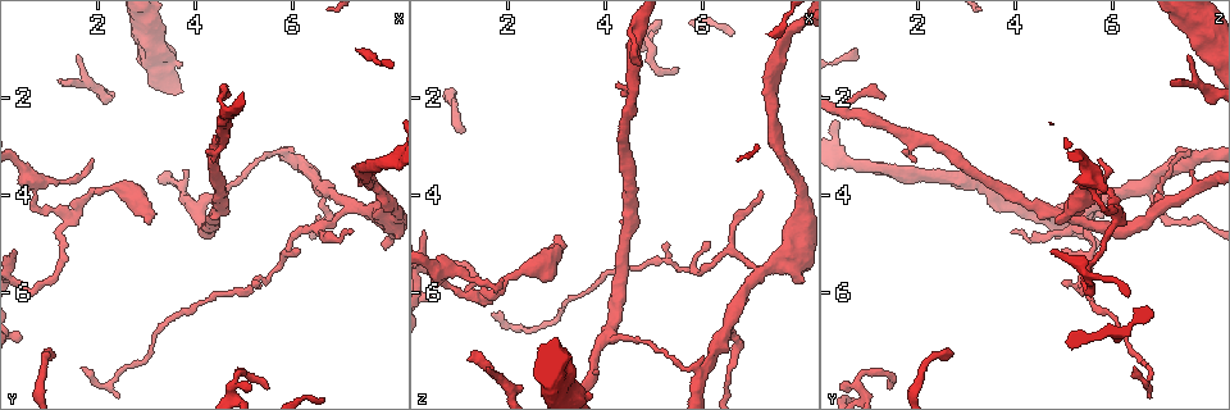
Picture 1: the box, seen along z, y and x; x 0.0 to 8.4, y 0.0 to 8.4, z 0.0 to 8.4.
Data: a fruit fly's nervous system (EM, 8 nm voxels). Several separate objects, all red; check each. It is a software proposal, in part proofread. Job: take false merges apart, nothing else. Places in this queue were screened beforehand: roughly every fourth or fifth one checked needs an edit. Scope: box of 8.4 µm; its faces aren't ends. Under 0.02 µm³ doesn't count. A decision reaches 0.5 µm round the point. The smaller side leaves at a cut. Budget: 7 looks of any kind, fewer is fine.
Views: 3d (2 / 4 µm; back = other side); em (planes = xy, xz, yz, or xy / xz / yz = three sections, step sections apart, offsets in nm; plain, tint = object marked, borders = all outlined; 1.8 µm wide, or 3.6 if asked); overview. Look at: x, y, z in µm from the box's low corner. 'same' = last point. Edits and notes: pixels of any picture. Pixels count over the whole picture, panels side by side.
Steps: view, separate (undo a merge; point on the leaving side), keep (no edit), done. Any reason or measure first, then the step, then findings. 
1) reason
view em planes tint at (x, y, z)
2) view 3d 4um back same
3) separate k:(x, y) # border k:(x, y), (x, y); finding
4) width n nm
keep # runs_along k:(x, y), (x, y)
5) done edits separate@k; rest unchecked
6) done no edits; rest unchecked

sharp bend
view em 3.6um yz step 8 tint at (0.50, 6.00, 5.60)

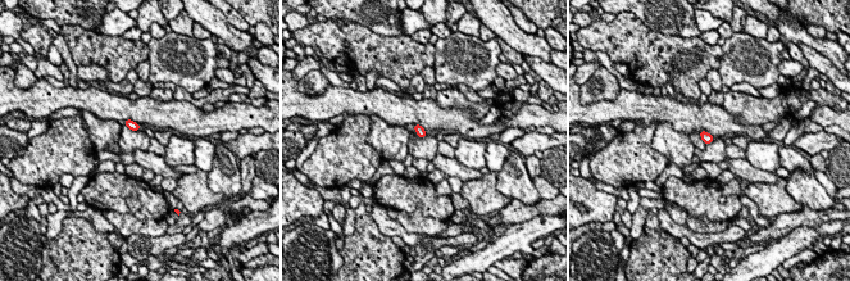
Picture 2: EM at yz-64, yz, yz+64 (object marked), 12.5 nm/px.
view em 3.6um planes tint same

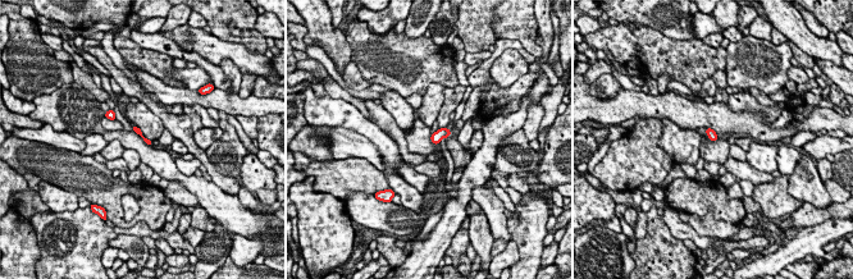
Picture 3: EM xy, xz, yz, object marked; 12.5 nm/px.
keep # runs_along 3:(133, 127), (150, 143); one cell here

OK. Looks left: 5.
a fork
view 3d 2um at (1.45, 4.40, 6.05)

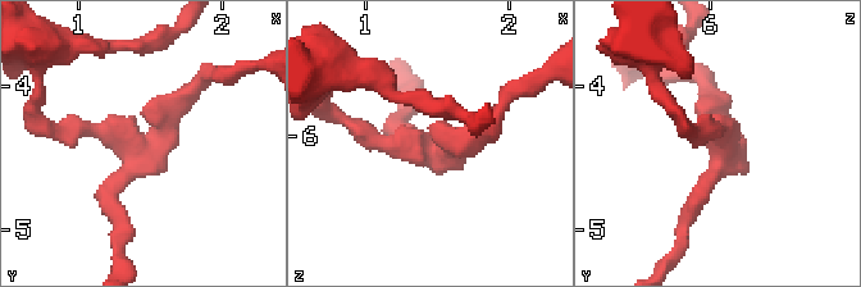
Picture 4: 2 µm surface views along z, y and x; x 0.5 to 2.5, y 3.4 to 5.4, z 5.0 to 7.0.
arms 3
view em xy step 16 tint at (1.42, 4.40, 6.08)

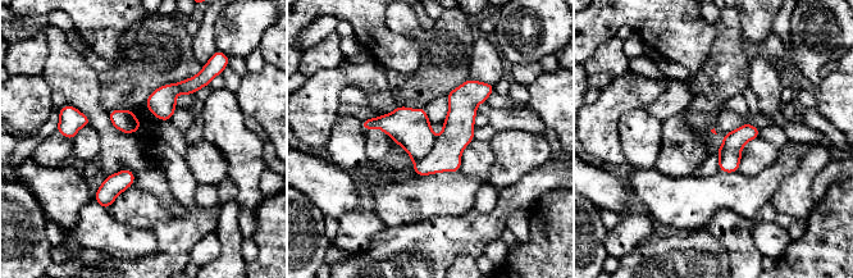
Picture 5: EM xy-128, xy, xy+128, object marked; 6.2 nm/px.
view em planes borders same

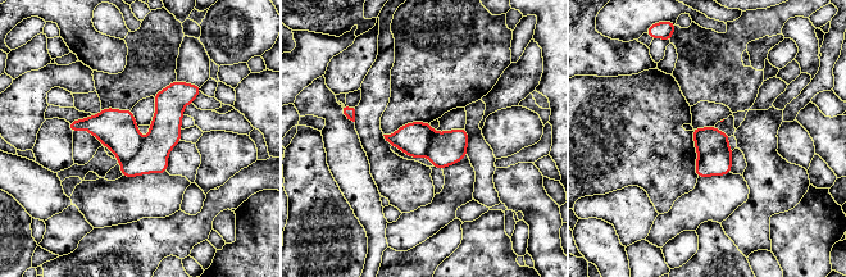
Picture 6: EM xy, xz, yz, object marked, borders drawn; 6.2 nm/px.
separate 6:(117, 130) # border 6:(142, 139), (141, 146), (119, 162); two cells meet here

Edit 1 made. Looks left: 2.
done edits separate@6; rest unchecked

